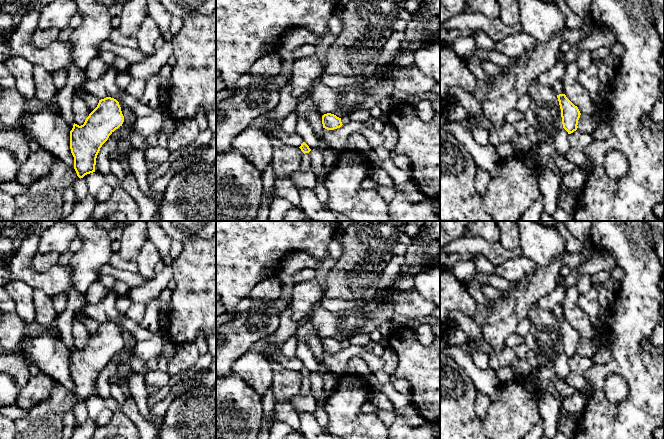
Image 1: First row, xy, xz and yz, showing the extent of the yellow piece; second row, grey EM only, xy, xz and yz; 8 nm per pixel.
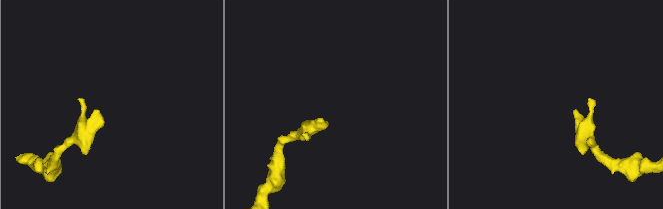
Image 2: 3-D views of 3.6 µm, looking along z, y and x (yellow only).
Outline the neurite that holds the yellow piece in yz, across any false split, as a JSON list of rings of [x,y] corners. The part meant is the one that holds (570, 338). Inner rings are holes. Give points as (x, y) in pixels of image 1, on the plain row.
[[[562,303],[552,309],[554,316],[557,318],[561,333],[561,341],[563,352],[568,358],[573,357],[578,352],[578,344],[580,342],[580,335],[564,318],[564,311]]]

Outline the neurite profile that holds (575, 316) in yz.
[[[575,285],[567,289],[562,301],[564,318],[578,331],[581,338],[592,340],[596,332],[587,314],[577,305],[579,296],[580,293]]]

